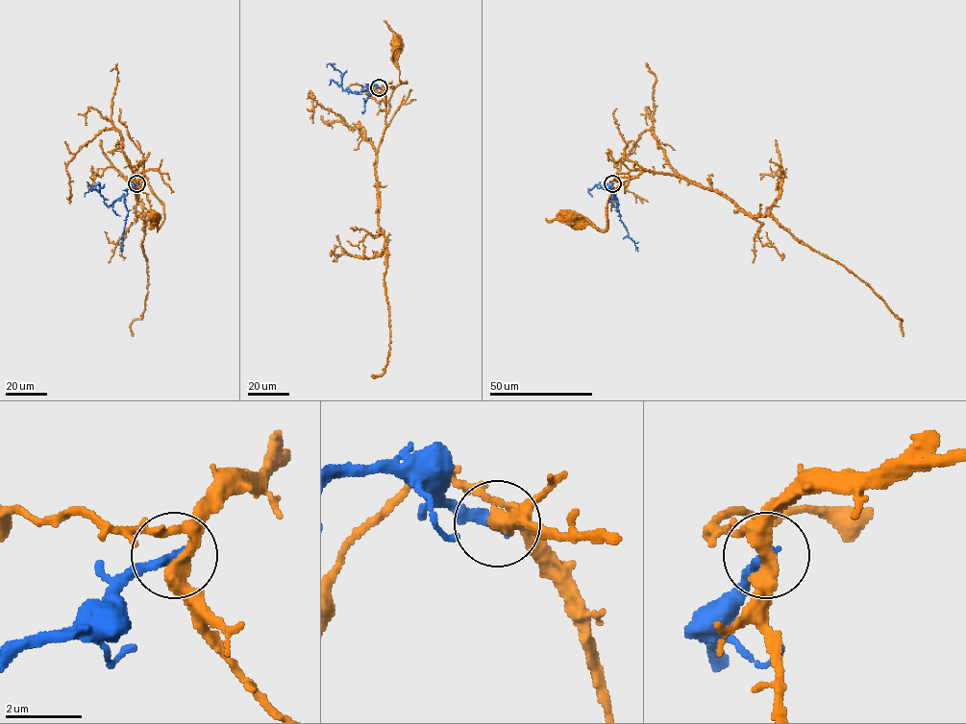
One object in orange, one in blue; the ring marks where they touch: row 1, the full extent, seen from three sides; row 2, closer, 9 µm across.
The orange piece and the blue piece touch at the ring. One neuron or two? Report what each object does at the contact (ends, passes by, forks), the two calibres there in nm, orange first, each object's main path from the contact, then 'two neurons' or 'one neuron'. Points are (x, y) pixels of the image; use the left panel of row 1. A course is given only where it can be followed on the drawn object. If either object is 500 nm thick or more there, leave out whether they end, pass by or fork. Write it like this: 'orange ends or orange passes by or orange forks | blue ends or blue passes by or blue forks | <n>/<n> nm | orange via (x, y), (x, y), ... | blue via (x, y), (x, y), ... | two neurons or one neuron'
orange passes by | blue ends | 380/280 nm | orange via (136, 183), (144, 176), (150, 189), (163, 205), (164, 220), (157, 230), (152, 221), (154, 217) | blue via (136, 183), (108, 205), (99, 191), (99, 183), (84, 196) | two neurons

